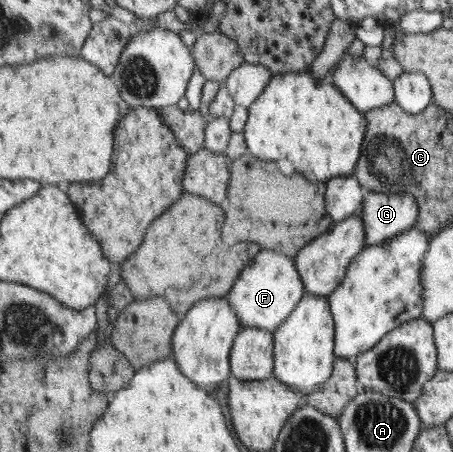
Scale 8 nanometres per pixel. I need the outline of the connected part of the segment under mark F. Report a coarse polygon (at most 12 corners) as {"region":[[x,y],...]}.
{"region":[[261,250],[228,302],[276,332],[306,296],[296,260]]}

